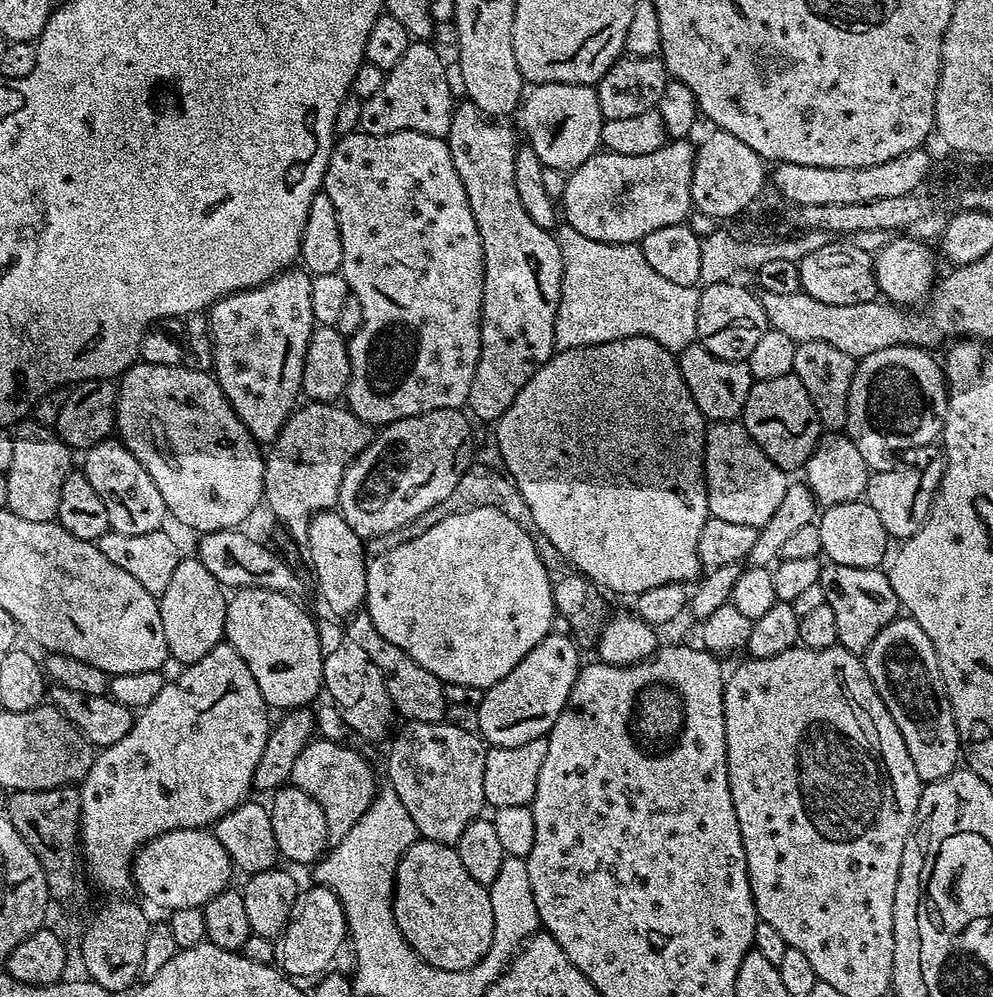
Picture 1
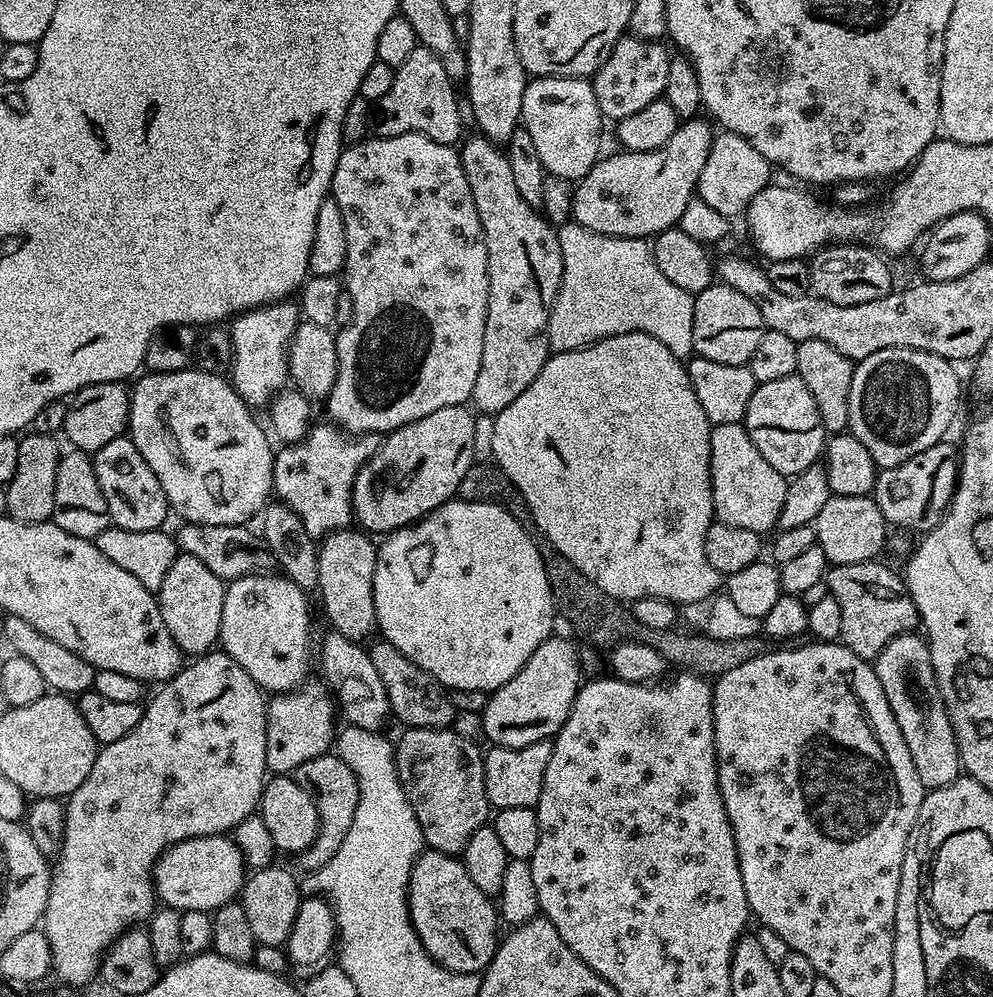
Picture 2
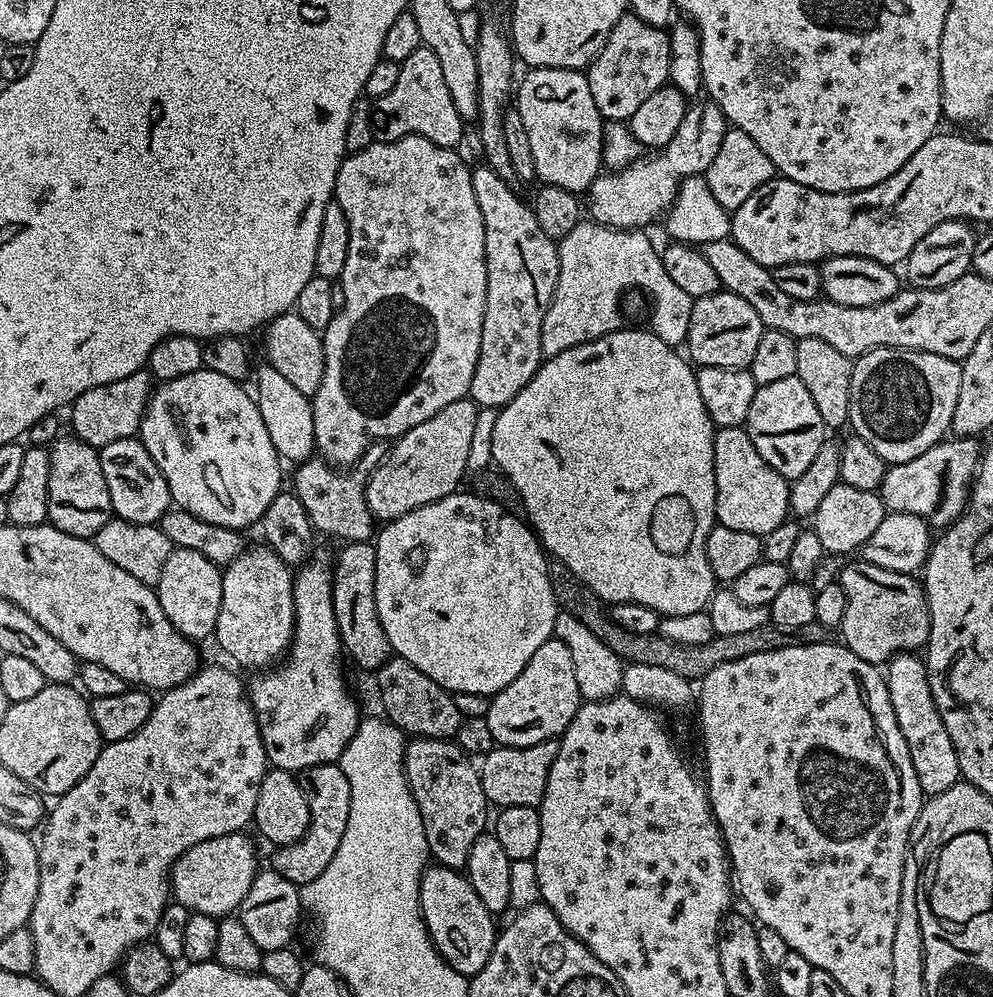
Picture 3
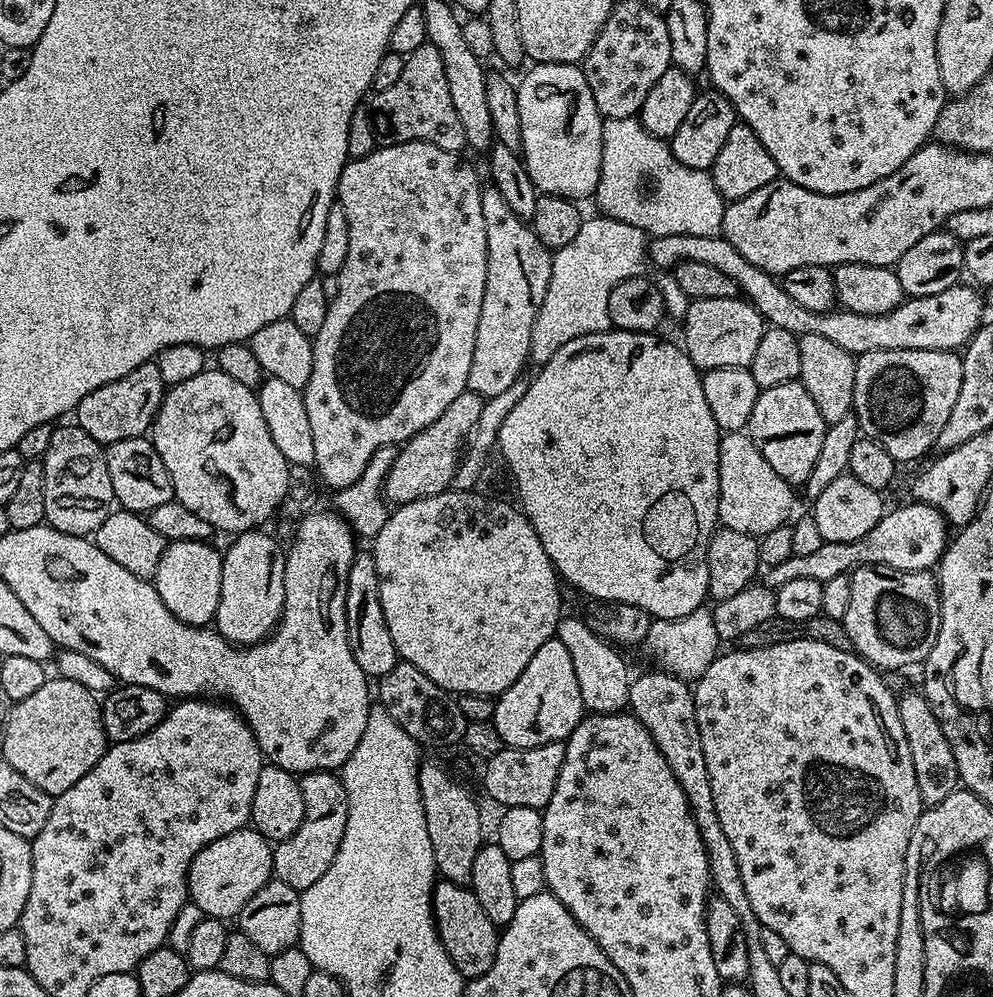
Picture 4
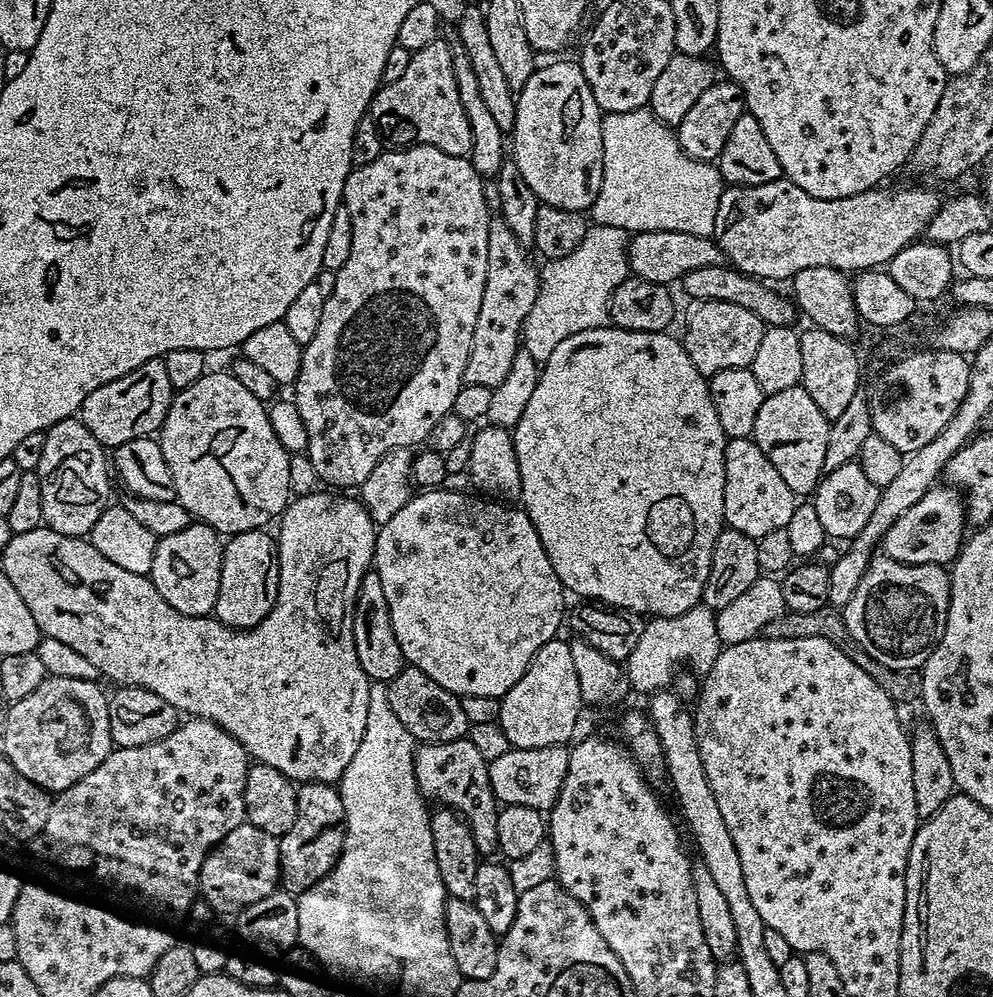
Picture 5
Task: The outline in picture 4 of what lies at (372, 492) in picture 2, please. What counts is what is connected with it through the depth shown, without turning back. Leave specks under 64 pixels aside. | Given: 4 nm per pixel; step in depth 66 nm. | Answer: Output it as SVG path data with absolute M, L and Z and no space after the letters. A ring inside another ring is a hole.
M466 390L458 394L458 398L454 398L454 402L446 406L446 410L442 410L442 414L438 414L438 418L430 429L432 440L413 438L404 441L397 451L394 466L390 468L390 474L384 483L384 499L389 505L409 504L451 489L451 479L454 478L455 470L461 462L462 445L475 430L475 424L481 417L484 401L485 397Z

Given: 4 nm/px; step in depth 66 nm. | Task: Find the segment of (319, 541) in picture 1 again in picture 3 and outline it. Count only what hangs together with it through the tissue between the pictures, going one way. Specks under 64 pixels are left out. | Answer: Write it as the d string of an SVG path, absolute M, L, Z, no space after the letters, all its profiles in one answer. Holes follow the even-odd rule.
M348 542L341 548L344 549L334 559L332 573L334 614L340 631L340 642L347 657L349 654L354 663L372 674L393 655L390 642L386 638L386 630L382 630L382 622L378 622L378 606L374 598L376 545L372 542Z

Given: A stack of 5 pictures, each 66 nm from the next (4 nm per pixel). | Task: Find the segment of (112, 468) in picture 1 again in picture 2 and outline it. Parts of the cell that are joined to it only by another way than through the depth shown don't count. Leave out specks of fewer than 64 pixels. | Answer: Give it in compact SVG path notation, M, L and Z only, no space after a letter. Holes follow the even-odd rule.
M127 435L114 438L114 442L106 442L102 450L91 457L94 474L98 486L106 500L111 523L122 530L154 530L163 529L164 519L170 516L168 499L150 466L146 466L146 458L138 454L138 446Z

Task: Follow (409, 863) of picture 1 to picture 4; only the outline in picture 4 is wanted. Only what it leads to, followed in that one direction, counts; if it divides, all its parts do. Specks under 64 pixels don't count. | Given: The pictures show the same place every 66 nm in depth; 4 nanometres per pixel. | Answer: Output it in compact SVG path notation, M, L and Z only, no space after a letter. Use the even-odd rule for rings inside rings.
M443 878L437 879L432 889L432 916L436 919L436 932L440 936L446 954L454 962L461 976L471 978L486 974L494 962L498 926L486 918L478 898L474 898L471 887L455 884Z

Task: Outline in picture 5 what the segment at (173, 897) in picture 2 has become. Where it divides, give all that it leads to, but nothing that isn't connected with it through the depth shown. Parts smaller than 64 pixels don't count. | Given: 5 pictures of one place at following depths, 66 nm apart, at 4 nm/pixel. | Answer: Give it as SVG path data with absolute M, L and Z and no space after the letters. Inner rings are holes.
M247 822L239 824L217 848L209 852L200 871L199 895L212 907L213 913L235 914L240 909L266 898L266 894L277 891L280 884L280 842L266 830Z

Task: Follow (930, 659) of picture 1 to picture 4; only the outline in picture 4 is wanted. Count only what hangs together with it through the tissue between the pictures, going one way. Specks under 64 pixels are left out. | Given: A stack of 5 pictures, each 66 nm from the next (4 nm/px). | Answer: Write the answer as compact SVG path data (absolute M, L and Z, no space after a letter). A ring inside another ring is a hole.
M919 691L908 692L899 697L898 703L902 730L906 733L906 746L910 746L910 762L914 762L914 778L918 781L920 803L931 806L942 802L942 798L950 798L950 794L957 792L960 784L954 750L950 750L950 742L946 742L946 734L942 734L942 726L923 694Z

